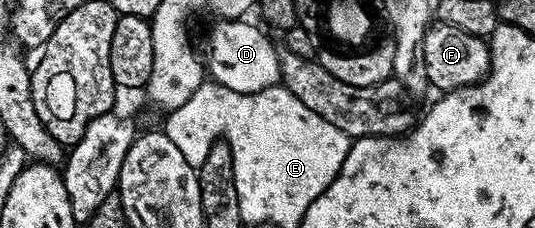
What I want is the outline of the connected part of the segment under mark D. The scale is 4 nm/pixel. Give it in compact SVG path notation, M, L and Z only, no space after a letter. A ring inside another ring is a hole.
M221 21L213 31L213 40L209 43L209 63L207 59L207 71L212 82L223 85L235 93L250 95L259 93L268 87L276 87L281 83L281 56L278 48L273 48L273 43L257 27L245 23L249 21Z

